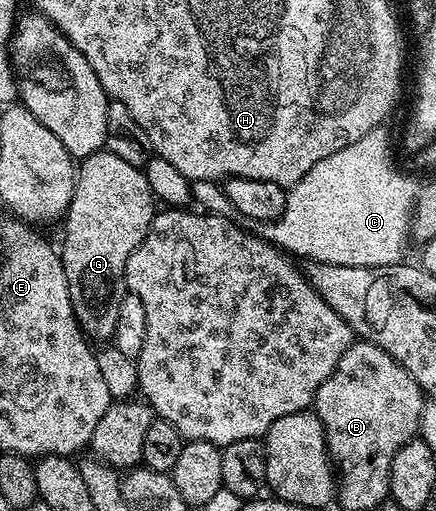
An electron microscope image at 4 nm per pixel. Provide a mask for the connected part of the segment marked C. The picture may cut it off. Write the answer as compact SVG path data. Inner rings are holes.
M387 125L376 126L366 132L362 140L354 140L354 144L346 144L346 148L326 156L326 160L318 160L318 164L287 191L286 208L279 218L263 227L263 237L291 255L326 264L394 266L403 263L404 249L410 243L412 207L418 190L412 187L412 178L399 166L400 171L392 159L388 129Z

